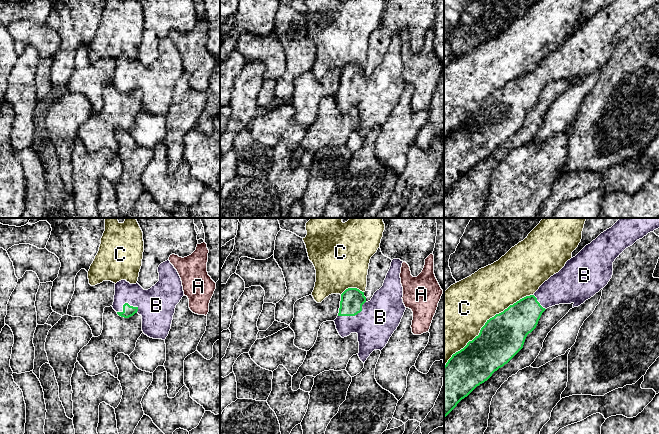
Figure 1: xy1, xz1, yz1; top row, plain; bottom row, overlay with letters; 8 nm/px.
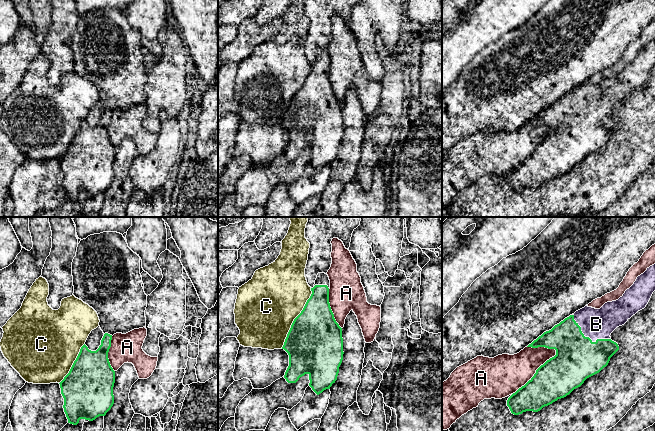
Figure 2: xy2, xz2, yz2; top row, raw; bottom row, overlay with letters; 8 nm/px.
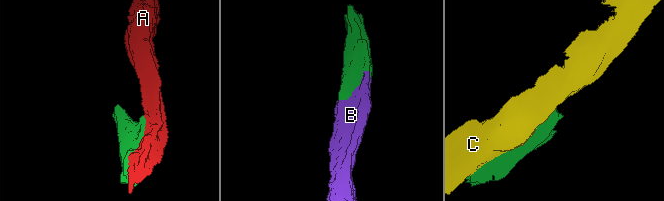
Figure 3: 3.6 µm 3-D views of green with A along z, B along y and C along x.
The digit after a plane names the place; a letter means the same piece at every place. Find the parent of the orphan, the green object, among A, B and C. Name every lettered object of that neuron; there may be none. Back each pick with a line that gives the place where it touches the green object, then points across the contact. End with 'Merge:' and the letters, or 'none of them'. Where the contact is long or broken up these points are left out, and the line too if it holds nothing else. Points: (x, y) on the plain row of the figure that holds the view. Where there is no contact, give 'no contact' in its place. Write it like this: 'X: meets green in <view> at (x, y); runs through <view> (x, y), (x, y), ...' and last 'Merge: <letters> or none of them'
B: meets green in yz2 at (587, 113)
Merge: B

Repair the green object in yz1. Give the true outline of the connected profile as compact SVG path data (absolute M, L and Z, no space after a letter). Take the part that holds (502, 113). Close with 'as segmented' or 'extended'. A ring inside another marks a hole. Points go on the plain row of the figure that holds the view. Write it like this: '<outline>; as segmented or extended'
M614 0L568 36L565 42L545 57L533 71L520 75L487 96L479 111L453 130L444 142L444 194L462 175L487 157L523 124L527 111L536 104L547 84L571 79L574 84L593 73L612 54L615 35L637 16L658 4L659 0Z; extended

